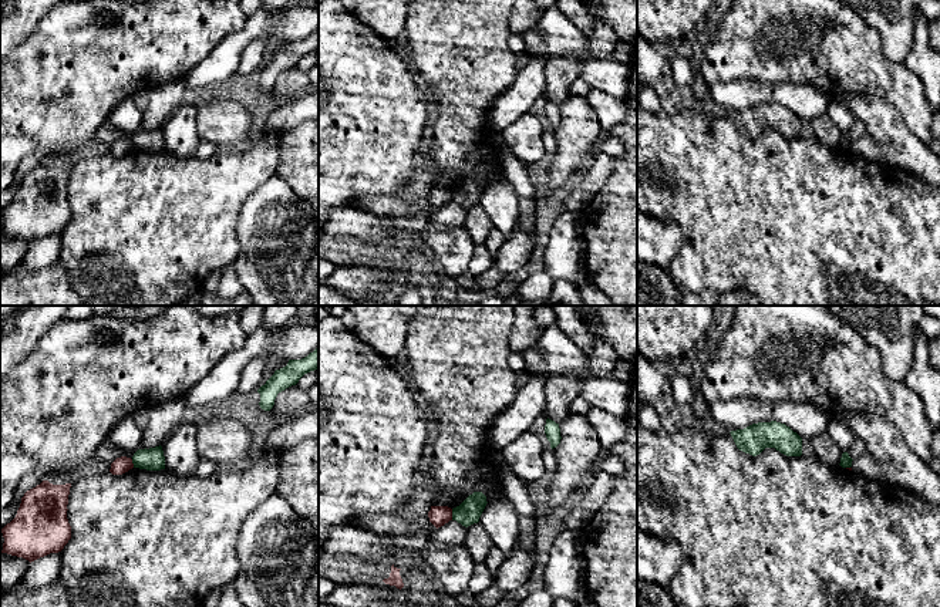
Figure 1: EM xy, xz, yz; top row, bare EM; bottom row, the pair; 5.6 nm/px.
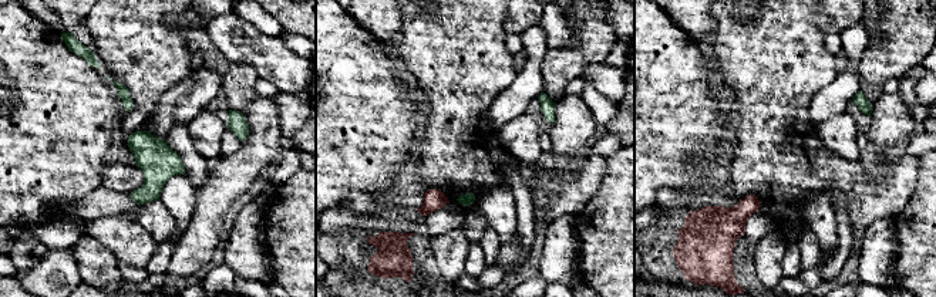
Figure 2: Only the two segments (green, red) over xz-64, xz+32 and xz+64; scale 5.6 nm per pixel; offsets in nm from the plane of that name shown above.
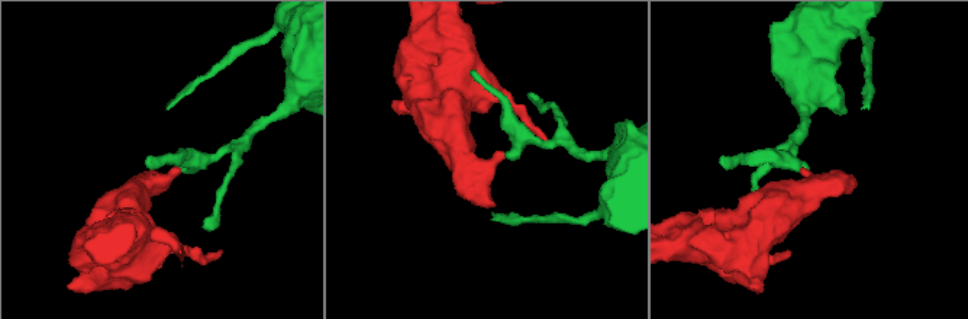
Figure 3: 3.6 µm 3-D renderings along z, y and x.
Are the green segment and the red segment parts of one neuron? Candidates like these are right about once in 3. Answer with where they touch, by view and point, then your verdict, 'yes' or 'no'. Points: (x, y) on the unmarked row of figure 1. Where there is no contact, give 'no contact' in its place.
xz (452, 196) | no

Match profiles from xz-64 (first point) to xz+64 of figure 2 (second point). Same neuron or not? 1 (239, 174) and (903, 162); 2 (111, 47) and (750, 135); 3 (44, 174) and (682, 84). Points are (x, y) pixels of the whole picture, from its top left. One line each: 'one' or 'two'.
1: two
2: one
3: one

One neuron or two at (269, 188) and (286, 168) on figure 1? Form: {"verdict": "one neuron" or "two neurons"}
{"verdict": "two neurons"}

